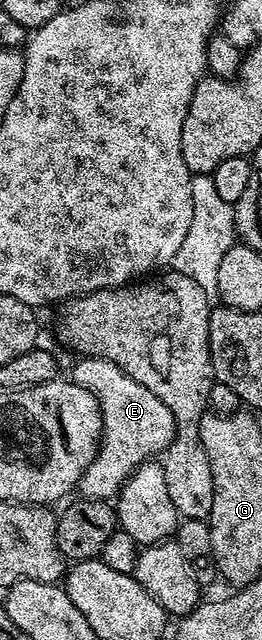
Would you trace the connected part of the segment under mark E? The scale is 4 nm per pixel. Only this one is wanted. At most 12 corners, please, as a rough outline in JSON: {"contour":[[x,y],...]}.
{"contour":[[83,357],[70,380],[95,394],[99,449],[77,486],[110,502],[168,449],[173,411],[121,367]]}

